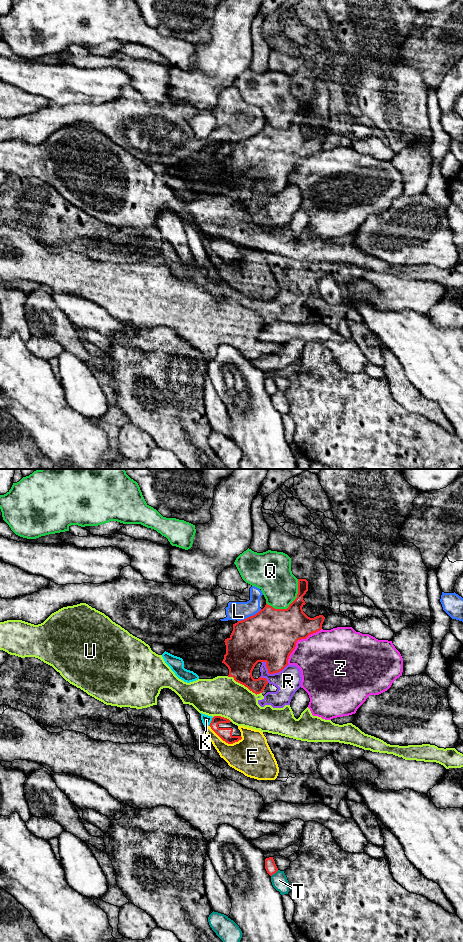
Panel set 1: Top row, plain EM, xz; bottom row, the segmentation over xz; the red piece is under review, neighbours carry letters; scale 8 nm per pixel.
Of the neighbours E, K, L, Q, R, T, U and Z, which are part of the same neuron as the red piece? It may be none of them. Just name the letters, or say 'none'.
none

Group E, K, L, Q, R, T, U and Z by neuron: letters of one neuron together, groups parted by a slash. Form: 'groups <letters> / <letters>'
groups E K / L / Q / R / T / U / Z

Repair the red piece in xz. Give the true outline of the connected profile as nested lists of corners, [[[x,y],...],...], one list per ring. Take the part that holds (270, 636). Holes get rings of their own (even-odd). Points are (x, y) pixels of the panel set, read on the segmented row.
[[[298,579],[297,598],[287,609],[275,609],[266,603],[258,613],[233,624],[233,631],[225,639],[226,654],[222,663],[229,669],[228,677],[253,693],[260,694],[268,681],[254,679],[252,671],[258,662],[265,662],[269,674],[282,671],[298,640],[322,629],[325,617],[308,617],[302,607],[308,581]]]

